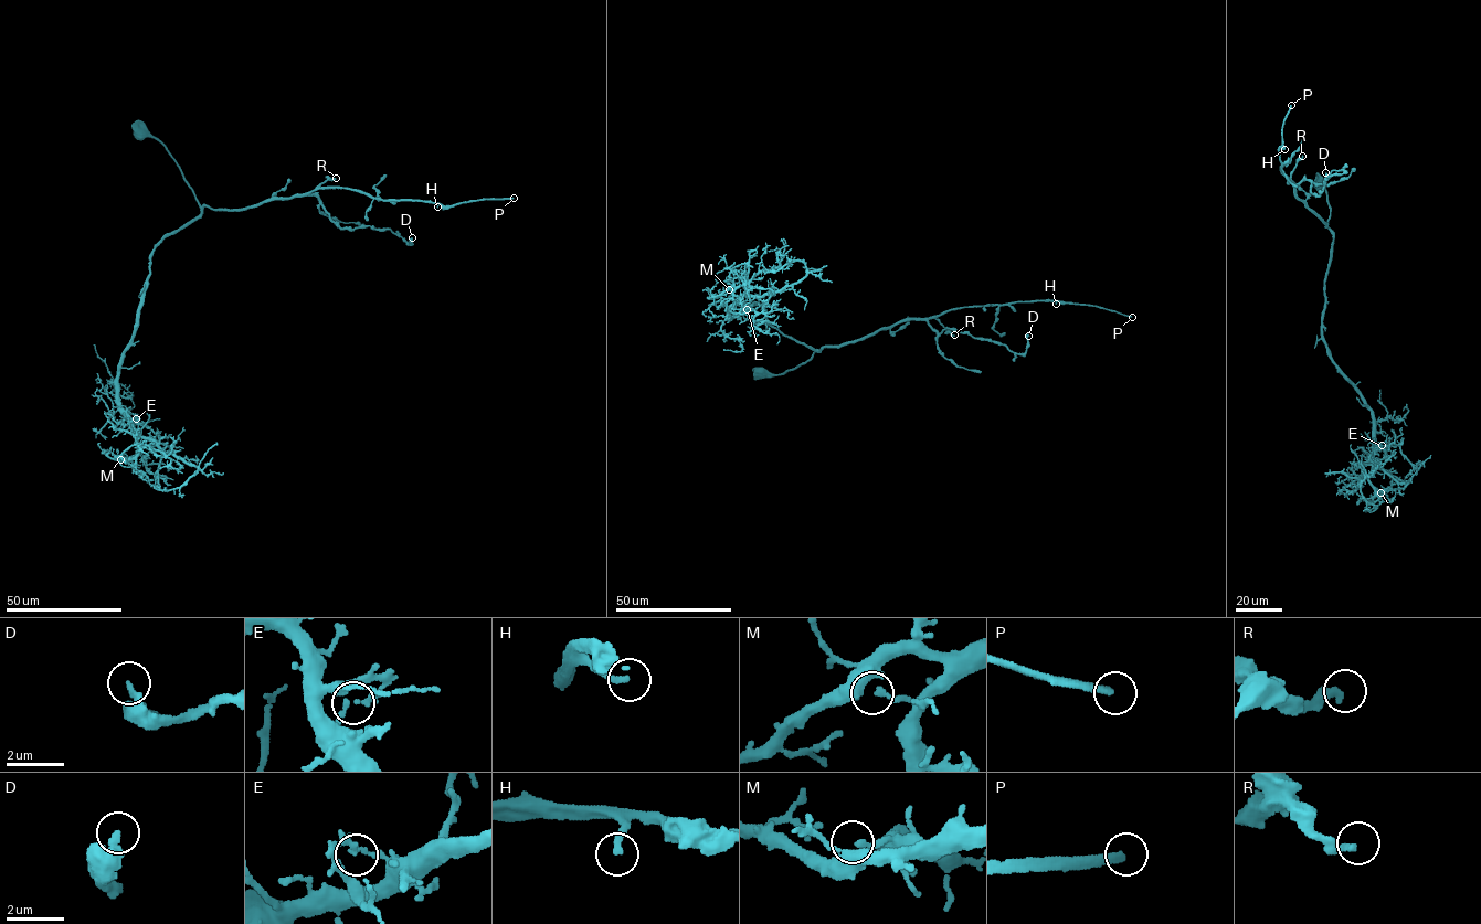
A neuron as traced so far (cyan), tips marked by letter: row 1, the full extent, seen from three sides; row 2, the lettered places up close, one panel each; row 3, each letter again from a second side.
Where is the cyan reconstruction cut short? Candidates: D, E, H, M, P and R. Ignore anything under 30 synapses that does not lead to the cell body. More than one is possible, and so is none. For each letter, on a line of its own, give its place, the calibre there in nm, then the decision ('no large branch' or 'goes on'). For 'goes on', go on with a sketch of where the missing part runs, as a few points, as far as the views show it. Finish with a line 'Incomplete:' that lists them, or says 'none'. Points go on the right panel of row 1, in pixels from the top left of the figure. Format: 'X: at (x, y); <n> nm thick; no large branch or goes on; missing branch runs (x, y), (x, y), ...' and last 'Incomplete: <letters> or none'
D: at (1325, 172); 360 nm thick; no large branch
E: at (1382, 445); 180 nm thick; no large branch
H: at (1284, 149); 240 nm thick; goes on
M: at (1381, 492); 200 nm thick; no large branch
P: at (1291, 105); 260 nm thick; goes on
R: at (1302, 156); 280 nm thick; goes on; missing branch runs (1302, 156), (1301, 148), (1309, 148), (1323, 165)
Incomplete: H, P, R

